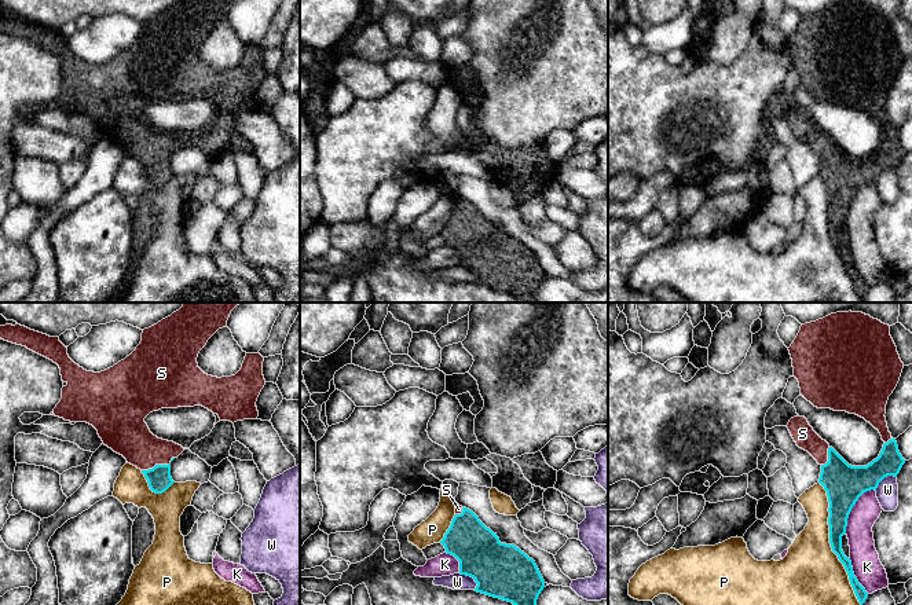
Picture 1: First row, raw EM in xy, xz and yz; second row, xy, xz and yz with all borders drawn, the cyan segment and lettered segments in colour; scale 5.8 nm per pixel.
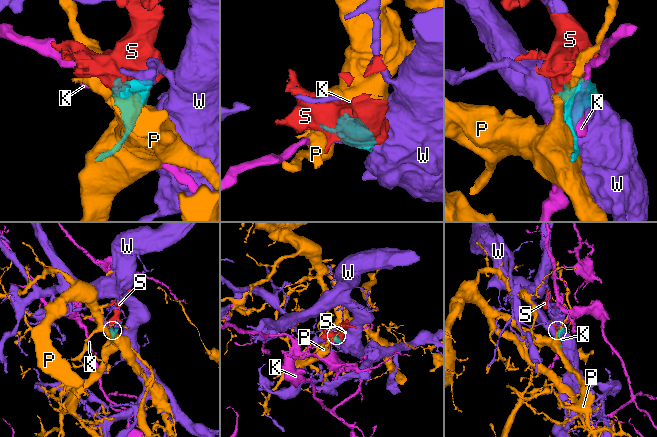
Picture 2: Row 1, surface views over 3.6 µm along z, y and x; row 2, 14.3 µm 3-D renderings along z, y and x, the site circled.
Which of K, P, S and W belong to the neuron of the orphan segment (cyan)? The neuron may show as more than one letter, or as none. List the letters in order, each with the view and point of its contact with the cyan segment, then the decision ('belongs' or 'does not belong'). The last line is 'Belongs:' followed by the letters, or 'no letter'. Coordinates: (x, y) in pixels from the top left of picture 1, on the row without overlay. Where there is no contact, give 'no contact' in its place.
K: yz (852, 200) | does not belong
P: yz (830, 234) | does not belong
S: xy (158, 157) | belongs
W: xz (471, 268) | does not belong
Belongs: S

